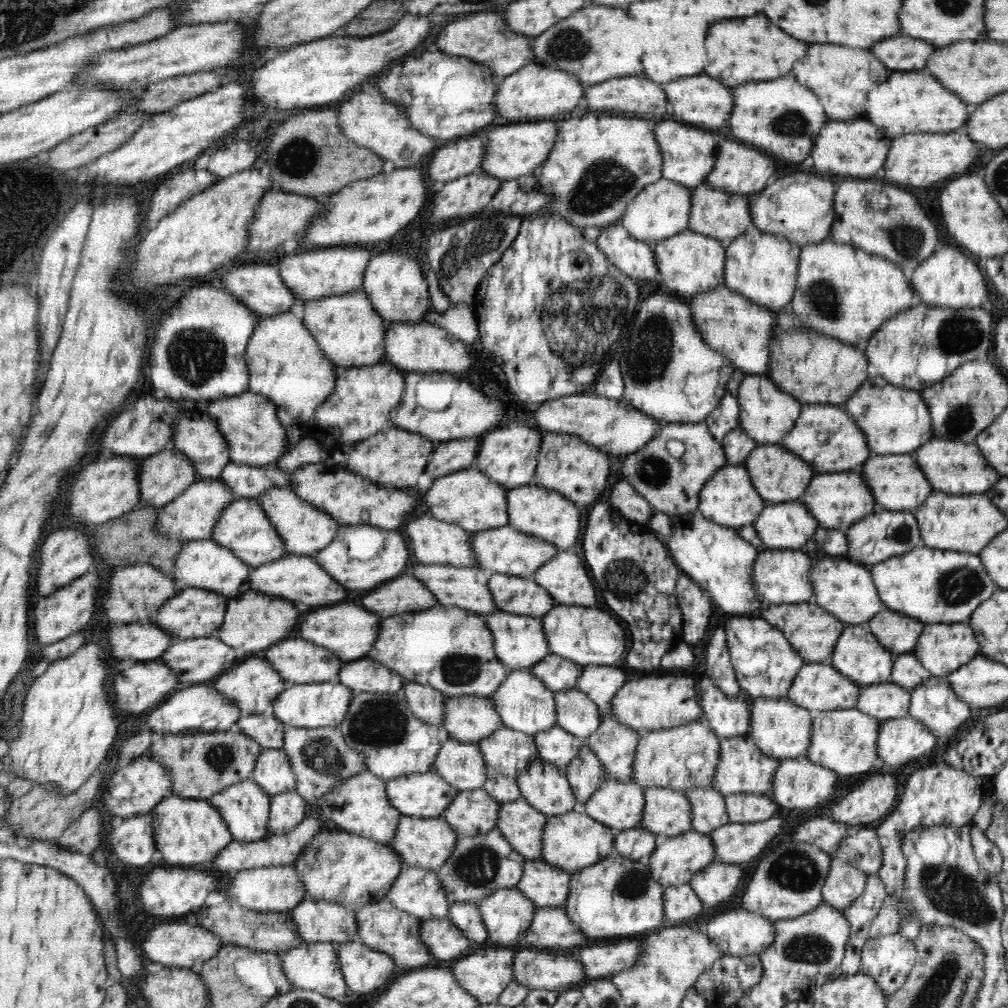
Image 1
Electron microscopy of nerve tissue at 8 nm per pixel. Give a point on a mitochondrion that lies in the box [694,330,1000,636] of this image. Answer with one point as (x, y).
(956, 586)

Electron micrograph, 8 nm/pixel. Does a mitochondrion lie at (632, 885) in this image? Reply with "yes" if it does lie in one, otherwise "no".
yes

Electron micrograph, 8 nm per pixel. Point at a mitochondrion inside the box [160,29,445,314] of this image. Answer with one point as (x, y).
(297, 159)

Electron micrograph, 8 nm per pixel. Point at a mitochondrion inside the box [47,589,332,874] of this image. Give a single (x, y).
(219, 757)

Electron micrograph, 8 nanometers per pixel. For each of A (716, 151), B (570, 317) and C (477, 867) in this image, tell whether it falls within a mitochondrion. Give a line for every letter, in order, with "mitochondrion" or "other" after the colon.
A: other
B: mitochondrion
C: mitochondrion

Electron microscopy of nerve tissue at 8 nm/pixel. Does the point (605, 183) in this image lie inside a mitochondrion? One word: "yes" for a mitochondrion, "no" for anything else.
yes

